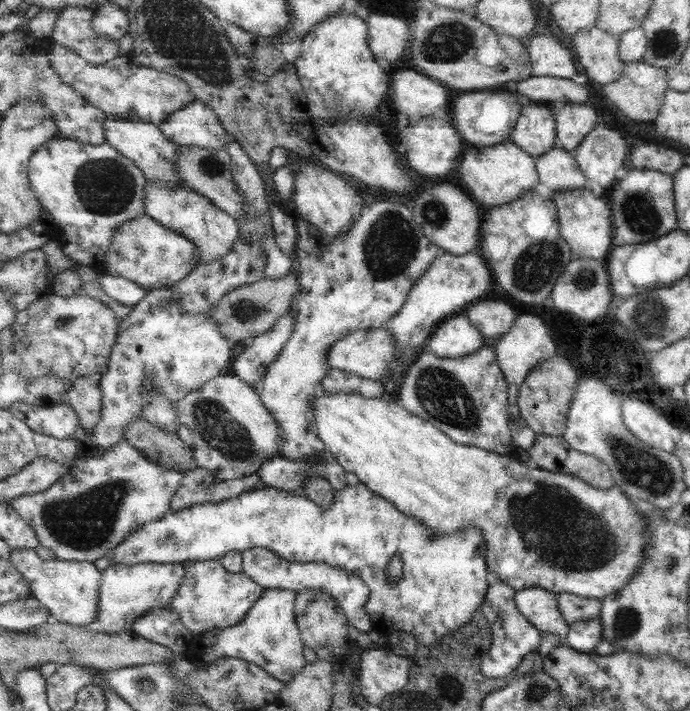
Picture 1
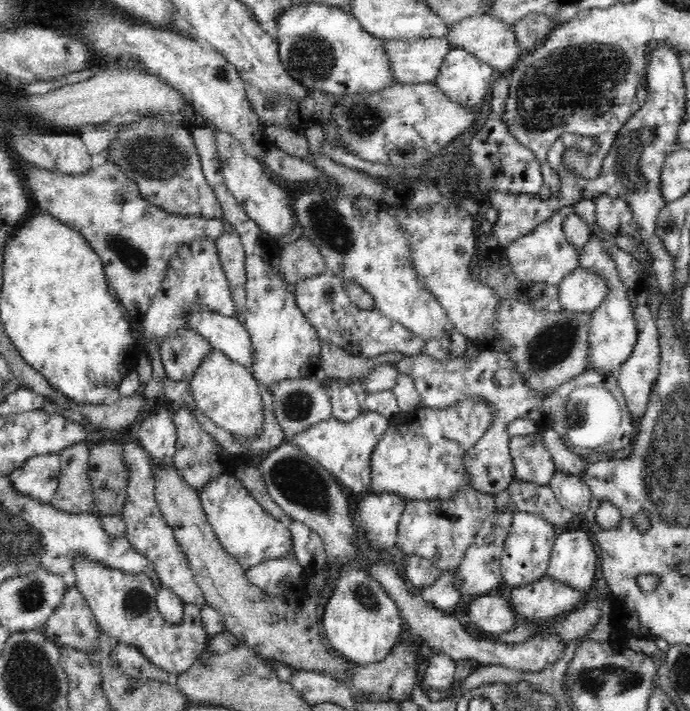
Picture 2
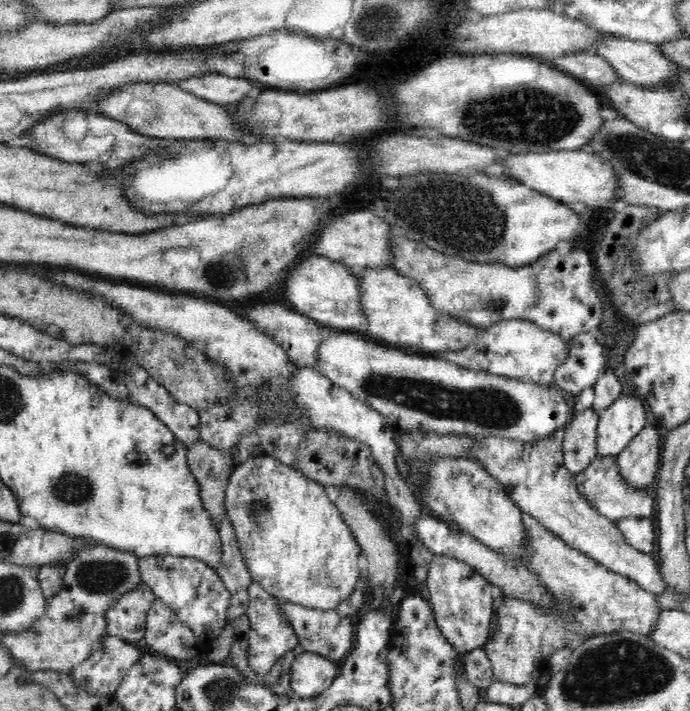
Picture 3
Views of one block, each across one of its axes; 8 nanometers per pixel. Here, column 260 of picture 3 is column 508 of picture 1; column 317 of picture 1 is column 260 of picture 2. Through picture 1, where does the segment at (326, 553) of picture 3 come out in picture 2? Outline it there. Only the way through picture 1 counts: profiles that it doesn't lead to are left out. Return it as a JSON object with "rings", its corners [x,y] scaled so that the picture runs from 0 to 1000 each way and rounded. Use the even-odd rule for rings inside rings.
{"rings":[[[307,491],[272,534],[275,558],[287,577],[301,585],[312,598],[343,613],[368,616],[380,599],[380,556],[374,536],[362,518],[330,504],[320,492]]]}

